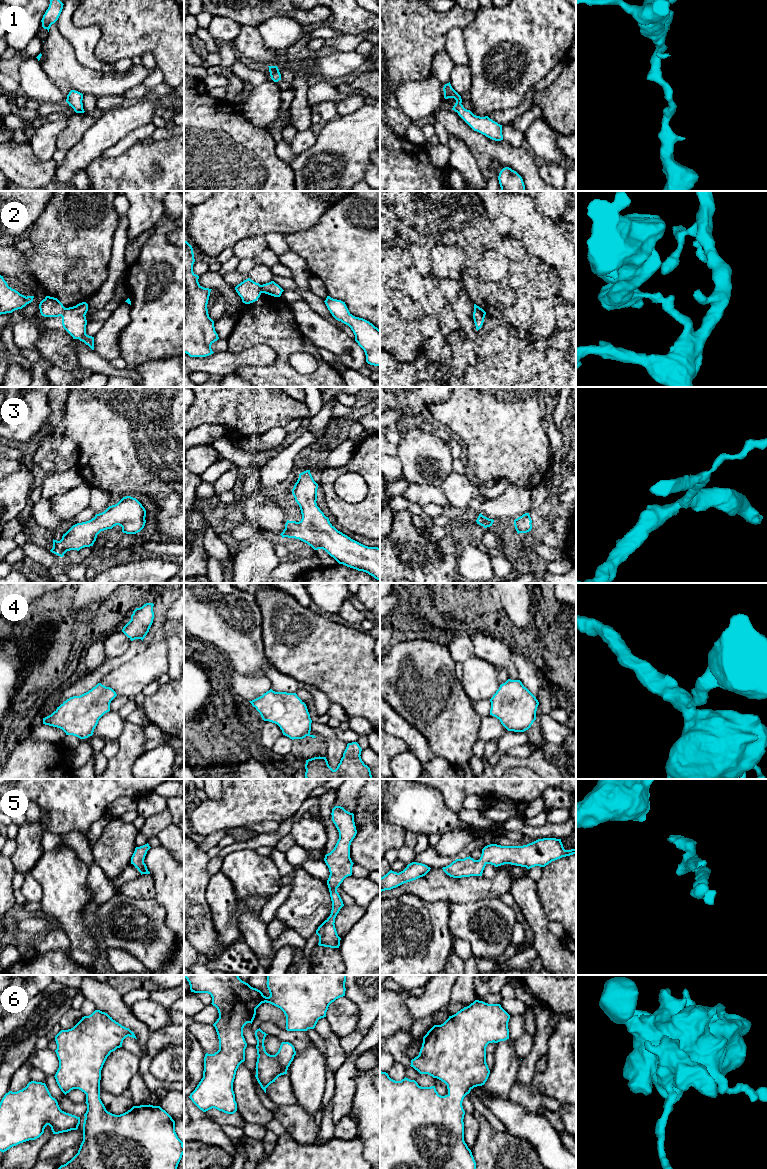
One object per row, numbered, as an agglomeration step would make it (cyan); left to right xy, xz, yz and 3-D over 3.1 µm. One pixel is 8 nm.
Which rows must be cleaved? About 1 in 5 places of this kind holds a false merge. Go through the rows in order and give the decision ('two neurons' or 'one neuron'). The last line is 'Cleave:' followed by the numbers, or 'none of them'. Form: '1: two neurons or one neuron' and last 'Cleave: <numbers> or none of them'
1: one neuron
2: two neurons
3: one neuron
4: one neuron
5: one neuron
6: one neuron
Cleave: 2

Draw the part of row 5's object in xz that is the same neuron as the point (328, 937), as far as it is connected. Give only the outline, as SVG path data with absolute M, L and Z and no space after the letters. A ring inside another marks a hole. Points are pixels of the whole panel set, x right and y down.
M335 806L331 815L339 832L339 839L334 849L324 858L330 872L327 885L332 901L332 910L330 916L318 927L316 934L319 936L319 946L339 948L341 938L337 934L334 923L344 904L337 888L346 877L352 875L354 863L350 858L350 845L357 834L357 830L354 814L346 811L343 807Z

